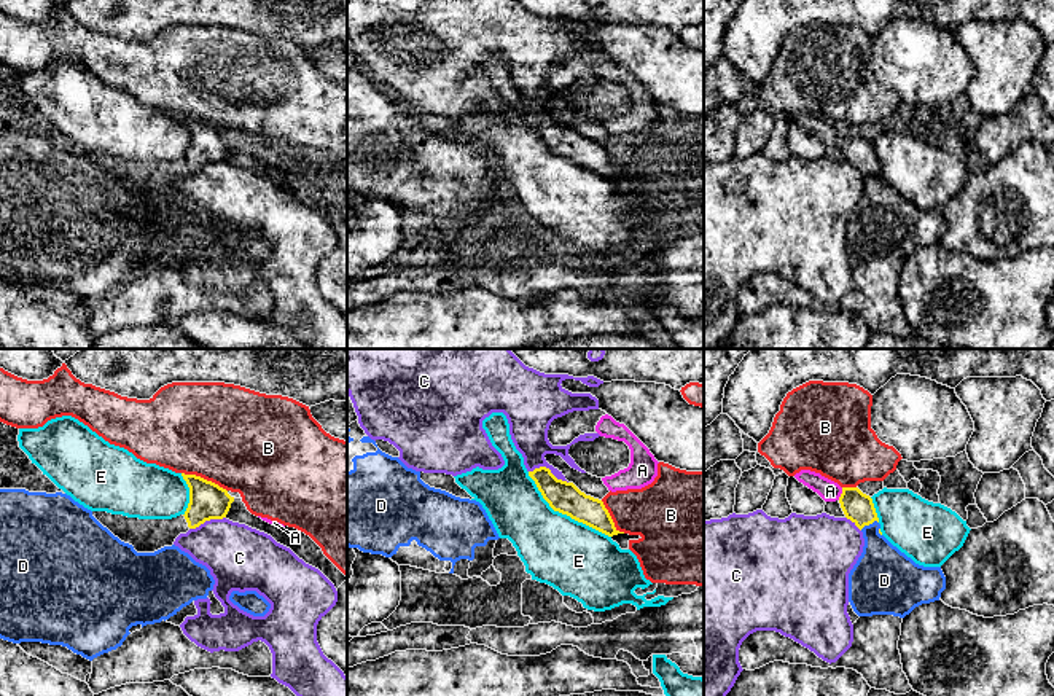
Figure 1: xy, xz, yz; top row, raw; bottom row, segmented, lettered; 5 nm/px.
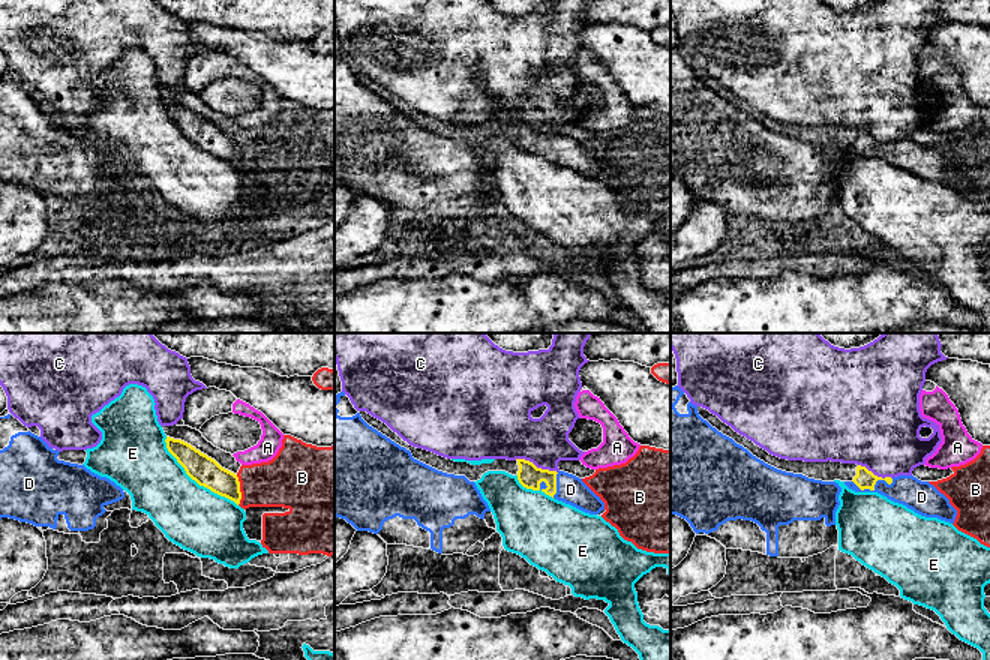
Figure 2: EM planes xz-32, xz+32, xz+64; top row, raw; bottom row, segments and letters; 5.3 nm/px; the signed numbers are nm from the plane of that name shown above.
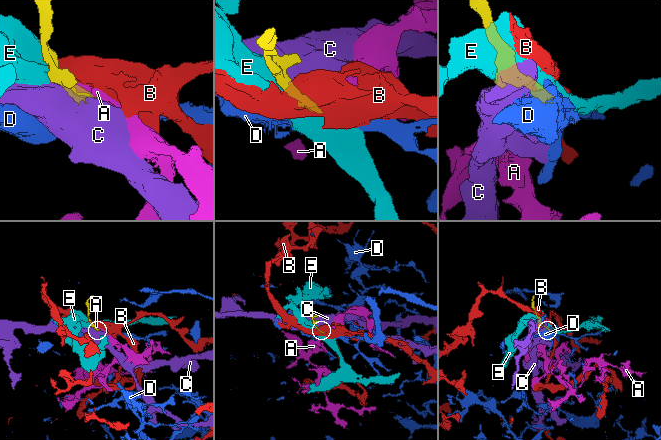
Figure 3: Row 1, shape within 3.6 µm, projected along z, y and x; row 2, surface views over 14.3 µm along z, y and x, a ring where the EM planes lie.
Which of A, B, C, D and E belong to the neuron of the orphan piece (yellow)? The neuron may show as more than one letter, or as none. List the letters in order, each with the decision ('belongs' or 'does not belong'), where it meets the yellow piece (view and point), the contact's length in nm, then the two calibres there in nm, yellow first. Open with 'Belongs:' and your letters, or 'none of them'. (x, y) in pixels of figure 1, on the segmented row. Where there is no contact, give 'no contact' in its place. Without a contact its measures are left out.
Belongs: D
A: does not belong; contact yz (841, 494); length 70 nm; calibres 150 and 110 nm
B: does not belong; contact xy (202, 478); length 260 nm; calibres 190 and 500 nm
C: does not belong; contact xz (548, 469); length 220 nm; calibres 160 and 200 nm
D: belongs; contact yz (868, 524); length 100 nm; calibres 150 and 280 nm
E: does not belong; contact xz (564, 513); length 550 nm; calibres 160 and 360 nm

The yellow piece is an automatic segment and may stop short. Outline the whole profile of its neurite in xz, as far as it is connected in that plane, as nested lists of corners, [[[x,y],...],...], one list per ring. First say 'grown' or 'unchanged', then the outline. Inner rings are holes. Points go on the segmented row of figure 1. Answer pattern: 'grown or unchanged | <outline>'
unchanged | [[[546,467],[529,471],[529,476],[554,511],[567,514],[608,537],[624,534],[615,527],[603,502],[586,495],[573,483],[557,479]]]

